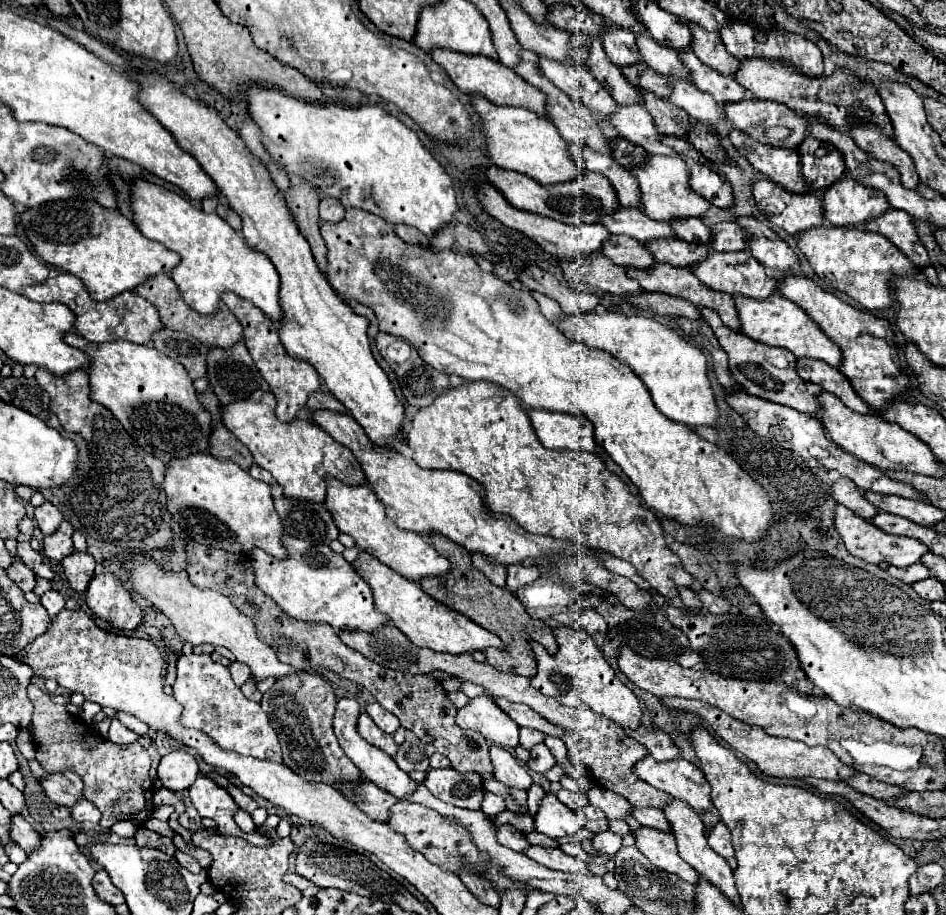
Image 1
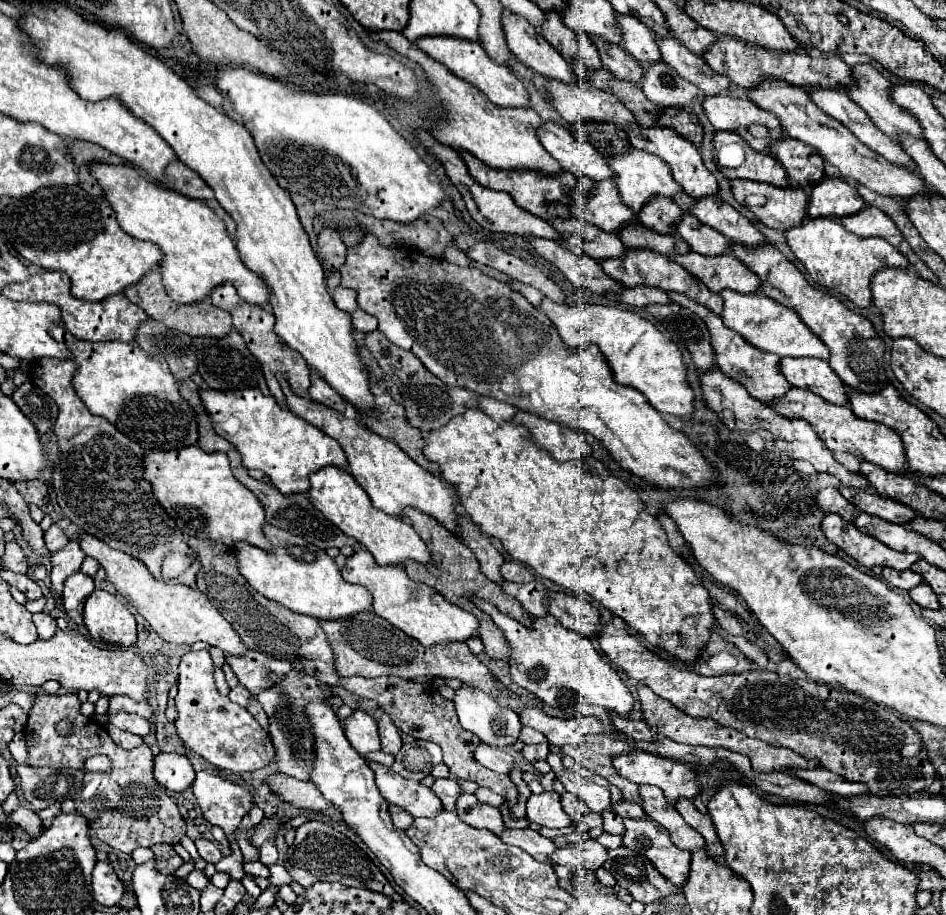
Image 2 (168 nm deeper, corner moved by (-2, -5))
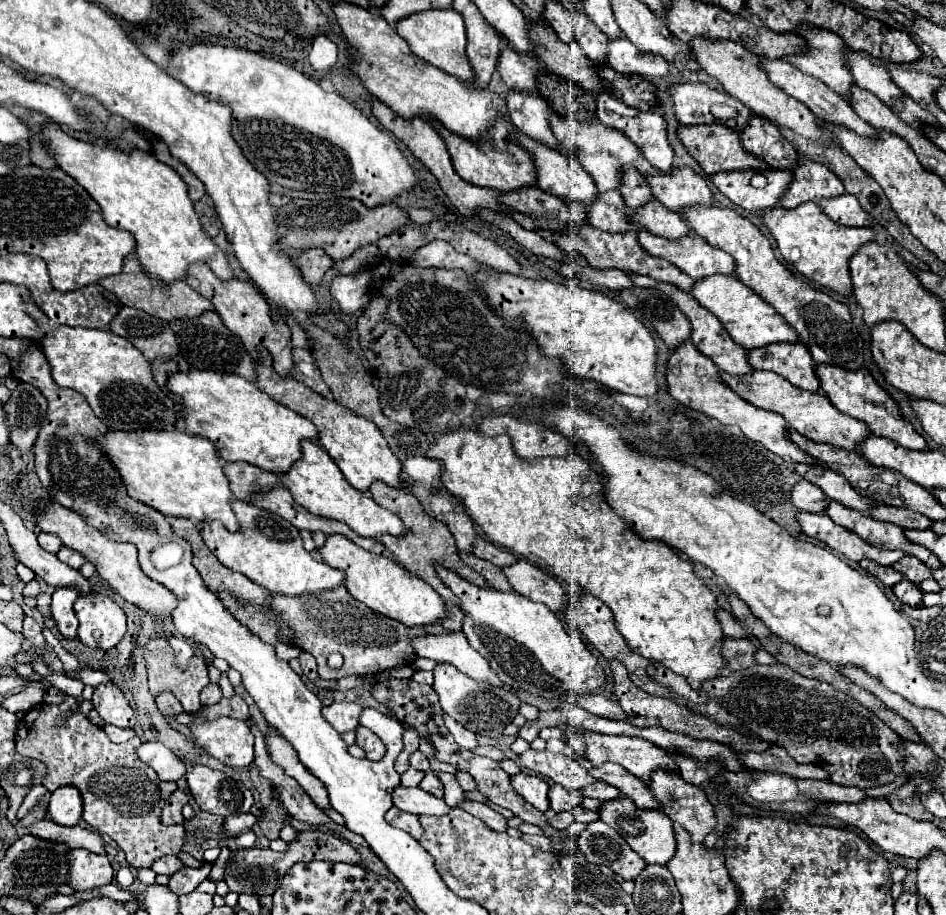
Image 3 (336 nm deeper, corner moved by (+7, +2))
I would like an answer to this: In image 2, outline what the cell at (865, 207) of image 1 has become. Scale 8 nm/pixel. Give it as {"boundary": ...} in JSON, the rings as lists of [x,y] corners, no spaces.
{"boundary":[[[825,176],[809,192],[807,214],[809,218],[845,218],[861,212],[865,206],[857,188],[841,178]]]}

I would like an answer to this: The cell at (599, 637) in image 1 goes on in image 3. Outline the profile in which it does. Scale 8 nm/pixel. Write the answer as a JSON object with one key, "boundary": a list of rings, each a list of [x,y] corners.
{"boundary":[[[518,559],[512,567],[502,567],[502,573],[520,595],[544,603],[550,611],[562,611],[566,607],[566,591],[558,585],[554,577],[544,573],[540,567]]]}

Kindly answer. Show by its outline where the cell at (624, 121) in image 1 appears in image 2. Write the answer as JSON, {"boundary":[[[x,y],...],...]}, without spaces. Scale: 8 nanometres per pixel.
{"boundary":[[[549,82],[549,94],[555,110],[561,114],[563,120],[577,124],[577,122],[613,122],[617,126],[635,124],[631,110],[609,92],[599,88],[591,88],[589,82],[585,84],[561,84]]]}

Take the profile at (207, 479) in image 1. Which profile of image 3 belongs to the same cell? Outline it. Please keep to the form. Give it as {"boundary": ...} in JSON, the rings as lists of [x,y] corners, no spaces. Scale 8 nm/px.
{"boundary":[[[108,431],[100,439],[94,439],[94,447],[100,447],[112,459],[132,499],[170,517],[186,517],[196,523],[216,519],[232,533],[238,529],[238,521],[230,509],[234,495],[216,449],[208,439],[180,431]]]}

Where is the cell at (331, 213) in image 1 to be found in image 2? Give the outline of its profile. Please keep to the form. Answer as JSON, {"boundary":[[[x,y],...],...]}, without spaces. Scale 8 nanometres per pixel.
{"boundary":[[[333,226],[321,228],[317,254],[319,254],[325,270],[339,270],[341,264],[345,262],[345,252],[347,252],[347,248],[341,242],[337,228],[333,228]]]}

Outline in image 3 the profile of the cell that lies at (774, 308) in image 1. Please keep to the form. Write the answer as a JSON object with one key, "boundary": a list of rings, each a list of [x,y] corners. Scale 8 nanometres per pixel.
{"boundary":[[[710,275],[706,279],[700,279],[692,287],[692,297],[712,311],[728,335],[734,339],[734,343],[742,345],[744,349],[752,347],[764,347],[768,343],[796,343],[796,331],[780,319],[780,315],[774,311],[772,305],[768,305],[764,299],[760,299],[750,287],[742,285],[734,275]]]}

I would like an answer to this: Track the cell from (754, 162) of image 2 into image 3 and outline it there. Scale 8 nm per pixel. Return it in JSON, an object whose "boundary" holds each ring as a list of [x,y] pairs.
{"boundary":[[[710,123],[710,125],[682,125],[678,127],[678,139],[686,147],[686,151],[698,161],[706,175],[714,175],[720,171],[732,169],[766,169],[768,165],[744,151],[740,137],[736,131],[726,127],[724,123]]]}

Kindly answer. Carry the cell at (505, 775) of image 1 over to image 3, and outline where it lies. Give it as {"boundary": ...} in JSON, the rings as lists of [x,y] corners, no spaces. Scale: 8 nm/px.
{"boundary":[[[444,715],[444,723],[446,723],[448,731],[454,735],[456,743],[458,743],[460,747],[464,747],[464,749],[474,749],[474,747],[478,747],[476,735],[474,735],[472,731],[468,731],[466,727],[462,727],[460,723],[456,723],[450,715]]]}

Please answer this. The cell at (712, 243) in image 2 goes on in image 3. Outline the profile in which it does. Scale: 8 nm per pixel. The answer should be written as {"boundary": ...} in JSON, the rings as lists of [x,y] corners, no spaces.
{"boundary":[[[650,199],[648,203],[634,209],[630,221],[644,227],[646,231],[650,231],[654,235],[660,235],[660,237],[666,237],[666,239],[680,239],[680,237],[690,233],[682,215],[674,213],[674,211],[668,211],[656,199]]]}

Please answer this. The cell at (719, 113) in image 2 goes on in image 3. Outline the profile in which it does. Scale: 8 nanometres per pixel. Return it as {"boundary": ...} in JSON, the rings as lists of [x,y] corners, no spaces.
{"boundary":[[[696,81],[696,83],[672,83],[666,91],[674,101],[674,113],[676,113],[676,119],[680,125],[716,123],[716,117],[710,113],[710,107],[714,103],[726,103],[726,105],[738,109],[738,117],[724,121],[734,131],[742,131],[752,115],[752,111],[746,105],[742,105],[738,99],[730,97],[724,91],[716,91],[700,81]]]}

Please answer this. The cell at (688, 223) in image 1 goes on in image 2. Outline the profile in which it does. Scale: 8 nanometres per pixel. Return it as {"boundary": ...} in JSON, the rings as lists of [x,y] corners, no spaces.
{"boundary":[[[653,198],[639,214],[639,222],[659,234],[675,234],[683,210],[671,198]]]}

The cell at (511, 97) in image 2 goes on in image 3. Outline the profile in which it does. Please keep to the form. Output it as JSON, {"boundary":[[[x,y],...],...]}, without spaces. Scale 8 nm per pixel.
{"boundary":[[[422,11],[420,15],[412,15],[412,19],[400,19],[400,23],[396,23],[396,31],[410,43],[412,53],[424,59],[428,65],[438,67],[460,81],[472,81],[474,73],[466,57],[466,31],[458,11]]]}

